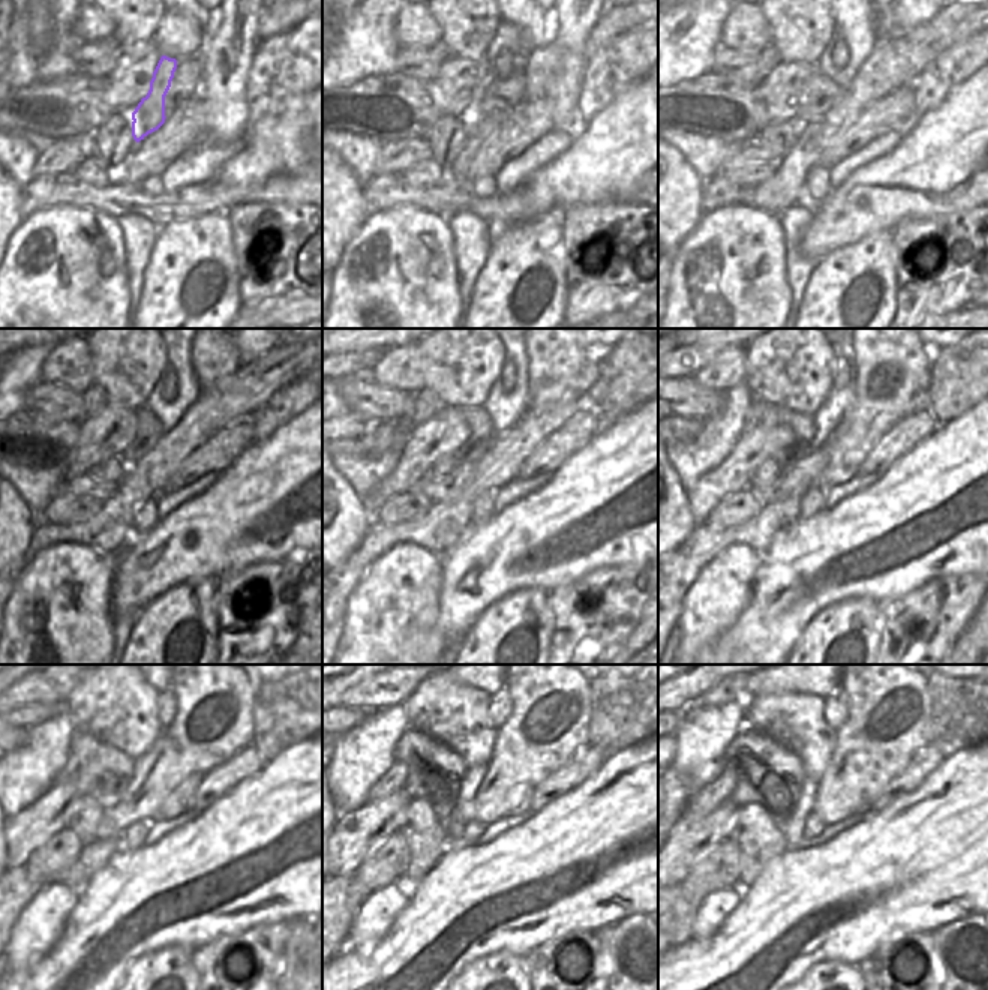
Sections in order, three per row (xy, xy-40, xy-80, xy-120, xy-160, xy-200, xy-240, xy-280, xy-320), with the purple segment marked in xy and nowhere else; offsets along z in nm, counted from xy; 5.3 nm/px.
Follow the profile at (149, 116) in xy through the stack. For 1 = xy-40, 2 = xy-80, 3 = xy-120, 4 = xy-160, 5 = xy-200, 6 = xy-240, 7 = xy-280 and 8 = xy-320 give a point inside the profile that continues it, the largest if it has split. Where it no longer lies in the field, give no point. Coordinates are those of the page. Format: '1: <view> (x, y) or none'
1: xy-40 (505, 62)
2: xy-80 (840, 56)
3: xy-120 (170, 387)
4: xy-160 (507, 378)
5: xy-200 (843, 371)
6: xy-240 (165, 704)
7: xy-280 (499, 707)
8: xy-320 (835, 704)

